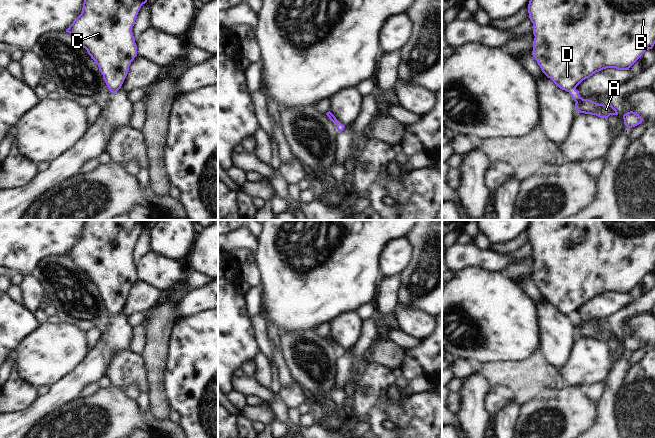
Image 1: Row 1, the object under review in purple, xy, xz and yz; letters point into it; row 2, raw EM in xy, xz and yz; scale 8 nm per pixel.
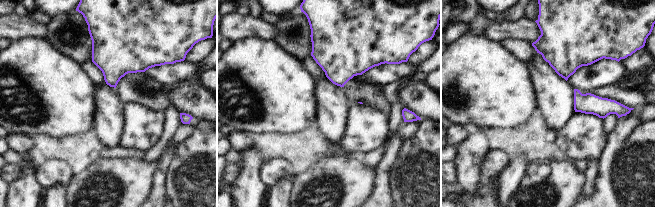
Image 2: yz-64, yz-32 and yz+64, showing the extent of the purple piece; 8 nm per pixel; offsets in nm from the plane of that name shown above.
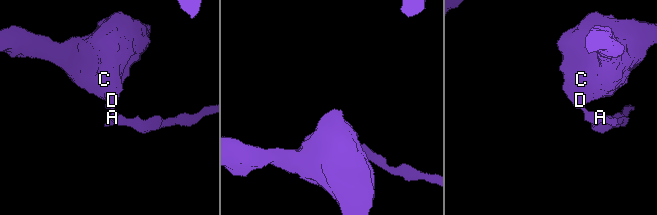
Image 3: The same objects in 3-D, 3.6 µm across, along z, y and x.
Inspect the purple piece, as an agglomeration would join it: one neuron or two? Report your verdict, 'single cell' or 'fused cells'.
fused cells

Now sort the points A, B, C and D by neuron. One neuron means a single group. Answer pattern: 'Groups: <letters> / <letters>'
Groups: A / B C D

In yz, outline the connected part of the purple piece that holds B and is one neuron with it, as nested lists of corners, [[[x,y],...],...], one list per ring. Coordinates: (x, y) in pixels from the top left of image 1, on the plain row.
[[[531,220],[528,228],[528,237],[533,247],[532,279],[540,290],[542,296],[550,302],[560,313],[569,316],[576,312],[583,304],[596,296],[606,292],[629,294],[629,292],[655,268],[655,220]]]

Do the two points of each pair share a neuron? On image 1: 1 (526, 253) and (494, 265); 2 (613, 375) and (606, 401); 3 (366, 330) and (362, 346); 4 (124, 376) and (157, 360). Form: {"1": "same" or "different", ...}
{"1": "different", "2": "same", "3": "same", "4": "different"}

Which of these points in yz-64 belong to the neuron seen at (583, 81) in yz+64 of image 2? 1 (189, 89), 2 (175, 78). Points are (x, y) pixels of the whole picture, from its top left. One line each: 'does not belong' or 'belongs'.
1: does not belong
2: belongs

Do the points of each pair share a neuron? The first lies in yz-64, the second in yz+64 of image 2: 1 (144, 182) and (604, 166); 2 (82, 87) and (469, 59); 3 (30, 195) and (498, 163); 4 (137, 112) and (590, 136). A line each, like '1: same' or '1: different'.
1: different
2: same
3: different
4: same

